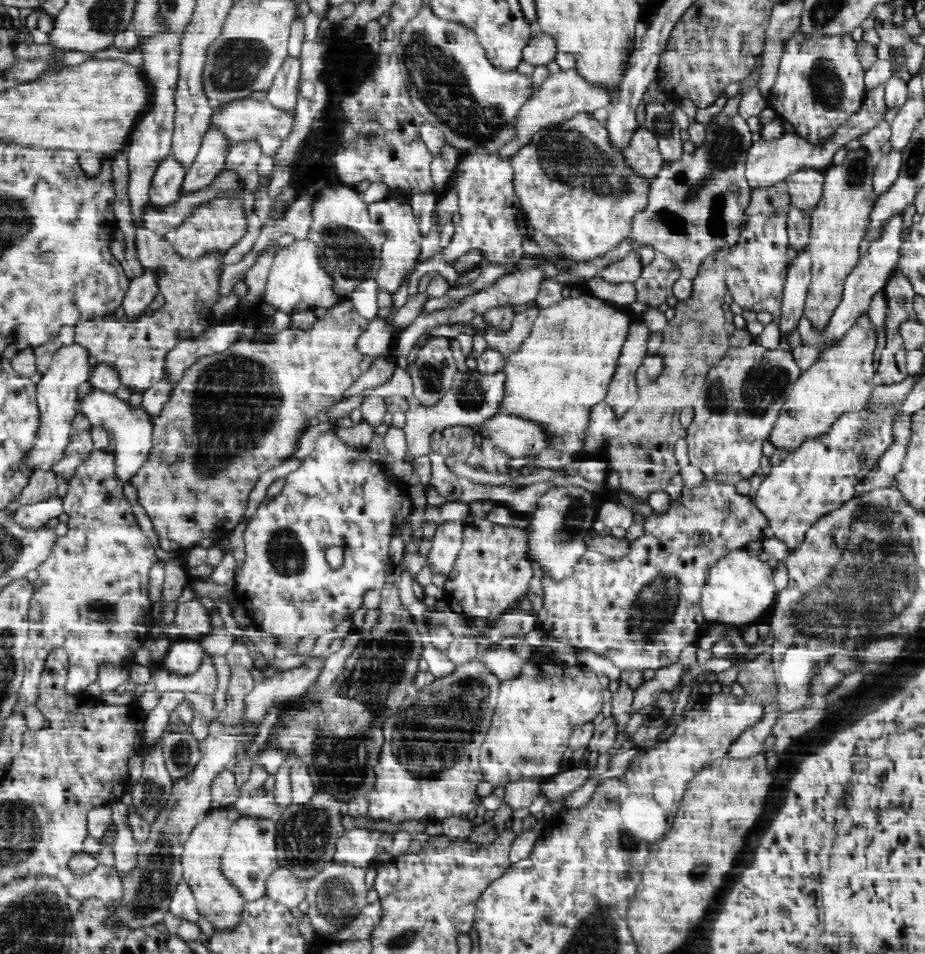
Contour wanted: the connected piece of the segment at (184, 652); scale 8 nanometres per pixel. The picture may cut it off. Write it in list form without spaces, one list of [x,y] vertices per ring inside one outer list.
[[[178,635],[172,640],[162,668],[172,673],[194,672],[207,657],[200,639],[193,636]]]

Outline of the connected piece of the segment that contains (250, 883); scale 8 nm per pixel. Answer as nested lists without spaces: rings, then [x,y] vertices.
[[[241,814],[240,818],[230,822],[227,850],[223,854],[223,870],[232,881],[238,884],[238,887],[246,893],[248,900],[258,900],[265,894],[265,880],[270,872],[279,868],[275,851],[276,819],[257,817]]]

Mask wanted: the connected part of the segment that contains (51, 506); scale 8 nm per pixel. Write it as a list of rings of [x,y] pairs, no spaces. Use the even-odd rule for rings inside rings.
[[[56,495],[41,501],[21,502],[12,515],[20,526],[35,529],[48,524],[48,520],[60,516],[62,512],[64,512],[63,499]]]

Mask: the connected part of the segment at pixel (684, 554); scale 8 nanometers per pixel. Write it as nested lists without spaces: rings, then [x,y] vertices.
[[[702,479],[696,486],[685,486],[682,489],[679,497],[676,497],[671,501],[670,508],[665,513],[651,513],[642,522],[642,528],[644,528],[644,534],[635,540],[628,541],[628,550],[626,554],[622,556],[610,556],[606,552],[598,552],[593,550],[590,546],[584,545],[582,552],[579,554],[577,561],[571,566],[570,576],[564,578],[555,578],[546,565],[542,563],[538,566],[538,570],[542,572],[540,576],[540,586],[542,586],[542,596],[544,606],[540,608],[538,616],[542,620],[540,624],[541,630],[544,630],[551,638],[556,636],[560,640],[566,640],[566,642],[572,642],[572,644],[578,644],[582,648],[586,648],[599,654],[604,658],[607,658],[623,671],[644,671],[647,668],[651,668],[657,671],[660,668],[672,666],[672,664],[678,663],[678,656],[680,652],[689,645],[699,644],[701,642],[701,634],[705,630],[701,624],[698,624],[696,616],[703,612],[702,609],[702,594],[704,586],[709,576],[709,568],[721,557],[725,552],[730,549],[745,547],[749,542],[758,542],[766,538],[766,532],[772,529],[772,523],[770,523],[770,517],[766,516],[756,501],[752,500],[749,495],[740,493],[738,487],[735,484],[723,483],[714,479]]]

